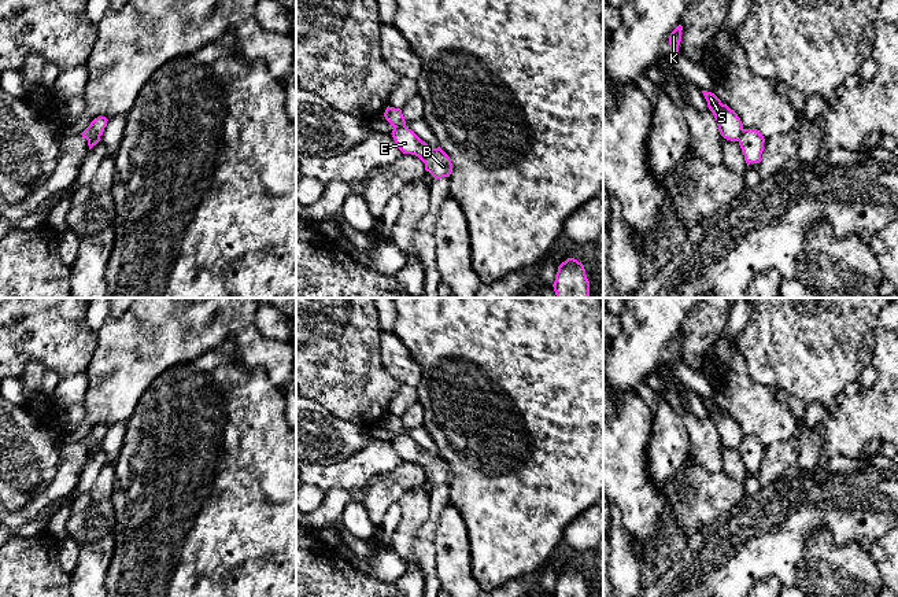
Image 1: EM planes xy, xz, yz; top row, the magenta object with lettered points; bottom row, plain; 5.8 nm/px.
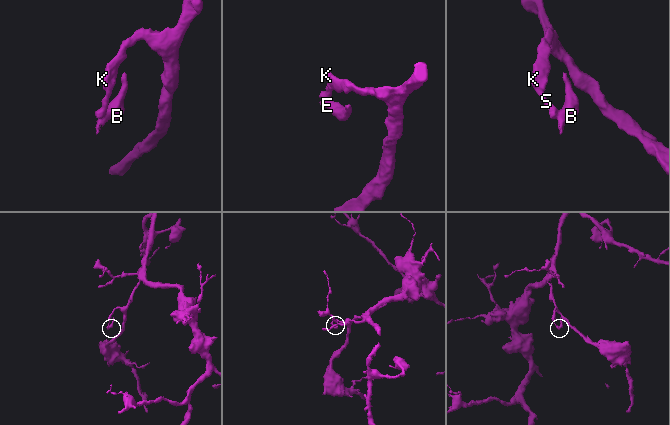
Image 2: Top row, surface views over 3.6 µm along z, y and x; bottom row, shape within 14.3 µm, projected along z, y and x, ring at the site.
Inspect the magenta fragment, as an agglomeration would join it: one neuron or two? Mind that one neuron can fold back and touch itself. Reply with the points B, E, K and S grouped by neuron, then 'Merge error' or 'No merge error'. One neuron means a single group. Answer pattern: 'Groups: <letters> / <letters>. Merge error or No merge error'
Groups: B E / K S. Merge error

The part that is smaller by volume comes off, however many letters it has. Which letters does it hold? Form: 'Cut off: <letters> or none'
Cut off: B, E

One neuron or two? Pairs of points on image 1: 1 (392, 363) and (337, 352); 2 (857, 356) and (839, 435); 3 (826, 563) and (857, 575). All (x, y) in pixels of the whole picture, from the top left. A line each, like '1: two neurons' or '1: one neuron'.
1: two neurons
2: two neurons
3: one neuron

